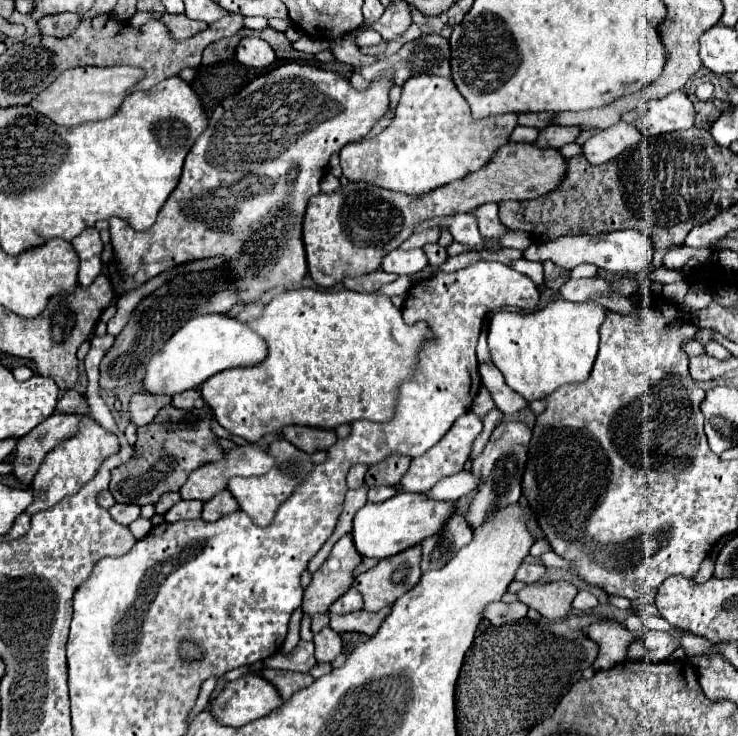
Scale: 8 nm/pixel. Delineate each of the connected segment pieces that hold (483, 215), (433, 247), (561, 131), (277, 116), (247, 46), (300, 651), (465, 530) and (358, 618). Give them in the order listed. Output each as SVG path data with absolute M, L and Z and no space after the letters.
M483 204L475 208L471 214L475 214L479 232L485 234L485 240L499 240L501 234L505 234L505 226L497 218L497 204Z
M438 243L427 244L423 247L423 250L431 266L440 266L446 262L448 258L446 249Z
M551 124L551 126L545 126L541 132L539 132L539 138L535 140L535 144L539 148L561 148L569 142L575 142L575 138L579 136L579 128L577 126L557 126L557 124Z
M287 62L287 64L281 64L273 70L269 70L267 74L261 74L257 76L255 80L251 80L243 90L239 90L235 96L223 100L211 114L209 118L209 126L203 130L203 134L195 140L195 144L191 146L187 158L185 158L185 166L183 166L183 174L181 174L181 180L177 184L177 188L171 192L171 196L167 198L167 202L163 204L163 208L159 210L159 216L155 220L155 224L147 230L133 230L131 224L123 218L111 218L109 220L109 232L111 232L111 244L113 244L113 250L115 250L115 256L113 260L119 264L119 270L125 278L125 290L133 290L137 286L141 286L143 282L147 282L149 278L169 270L171 266L177 266L177 264L183 264L183 262L191 262L191 260L199 260L199 258L211 258L211 256L225 256L227 258L227 264L231 268L235 268L235 278L237 278L237 288L239 288L239 298L243 302L251 302L251 300L257 300L265 290L269 288L275 288L275 286L297 286L303 276L307 274L307 260L305 260L305 248L303 248L303 238L301 238L301 224L303 224L303 214L305 214L305 206L307 206L307 200L315 194L319 194L319 182L325 174L325 166L331 158L331 154L339 152L345 144L365 136L375 122L379 122L387 108L389 108L389 90L393 86L393 68L387 68L381 76L377 76L375 80L369 82L369 86L365 90L355 90L353 84L343 78L341 74L333 72L333 70L323 70L323 68L317 68L317 66L309 66L309 64L301 64L301 62Z
M243 38L235 50L235 58L251 68L263 68L275 62L275 50L261 38Z
M301 640L289 656L285 656L285 654L277 652L275 656L267 658L263 664L265 664L267 668L281 668L281 670L309 672L309 668L315 664L315 656L313 656L313 642L303 642L303 640Z
M453 512L449 516L449 520L445 522L445 526L441 528L441 532L437 532L421 542L421 546L423 546L421 570L427 572L427 570L437 570L437 568L445 566L463 546L467 546L471 542L471 536L473 536L473 530L465 522L465 518L457 512Z
M383 608L377 612L359 610L351 614L331 614L329 612L329 618L331 618L329 628L333 628L335 632L361 632L361 634L373 636L387 614L389 614L389 608Z

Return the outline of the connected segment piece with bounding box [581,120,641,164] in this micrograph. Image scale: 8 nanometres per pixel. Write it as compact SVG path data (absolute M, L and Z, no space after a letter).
M619 120L615 126L597 130L581 148L583 148L583 156L591 164L603 164L619 156L627 146L633 146L639 140L641 140L639 130L633 124Z

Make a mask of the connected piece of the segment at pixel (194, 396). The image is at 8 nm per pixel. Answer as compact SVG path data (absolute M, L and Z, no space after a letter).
M187 390L181 394L173 396L173 406L175 408L183 408L183 410L191 410L191 408L201 408L205 404L205 400L201 398L199 390Z

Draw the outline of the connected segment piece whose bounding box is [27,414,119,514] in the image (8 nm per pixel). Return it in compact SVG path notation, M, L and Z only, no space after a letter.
M89 414L81 416L77 428L79 428L79 432L75 436L65 438L59 446L55 446L51 452L47 452L45 462L41 462L41 466L33 478L33 484L31 484L35 500L27 508L29 514L35 514L39 510L47 510L47 508L55 506L61 498L75 494L79 490L79 486L83 486L87 480L91 480L97 474L101 462L107 456L119 452L117 436L107 432L93 416L89 416Z

